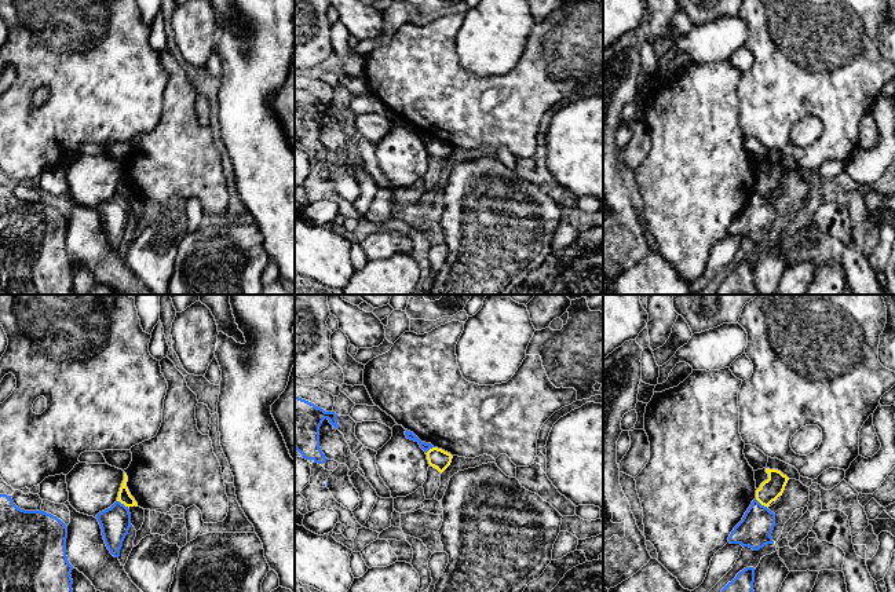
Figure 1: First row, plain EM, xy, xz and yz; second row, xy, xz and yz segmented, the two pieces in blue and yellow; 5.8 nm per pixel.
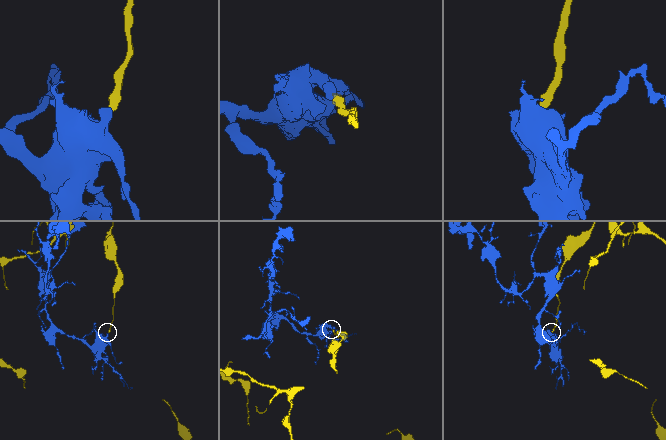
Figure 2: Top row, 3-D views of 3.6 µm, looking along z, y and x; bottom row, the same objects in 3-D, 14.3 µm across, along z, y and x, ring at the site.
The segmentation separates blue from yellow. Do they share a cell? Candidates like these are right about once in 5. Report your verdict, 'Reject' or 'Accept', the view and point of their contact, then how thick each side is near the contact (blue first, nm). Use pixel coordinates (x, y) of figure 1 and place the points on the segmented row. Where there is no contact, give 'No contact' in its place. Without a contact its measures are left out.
Reject. Touches blue at yz (760, 504). Thickness 200 nm (blue) against 120 nm

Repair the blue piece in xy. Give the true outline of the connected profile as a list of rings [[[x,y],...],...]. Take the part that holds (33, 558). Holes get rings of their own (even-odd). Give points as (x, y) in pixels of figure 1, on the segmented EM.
[[[0,494],[0,592],[73,592],[66,538],[61,519],[41,509],[21,509],[11,496]]]

